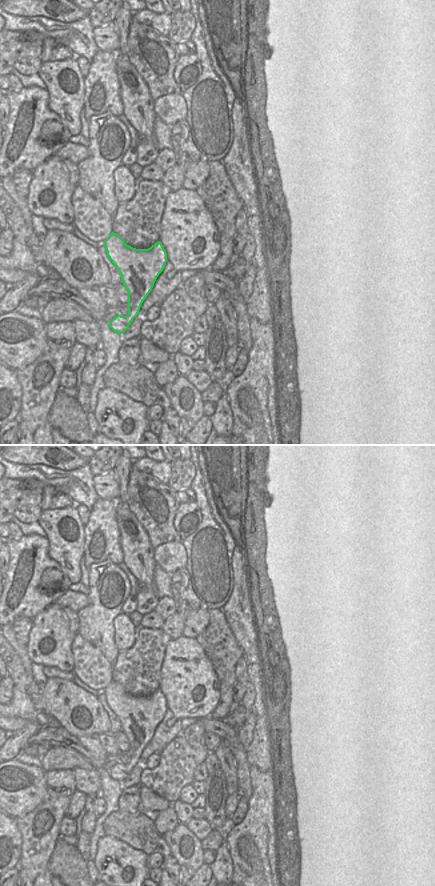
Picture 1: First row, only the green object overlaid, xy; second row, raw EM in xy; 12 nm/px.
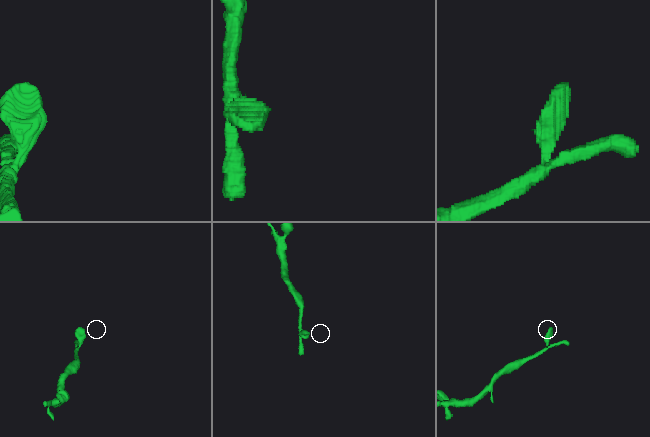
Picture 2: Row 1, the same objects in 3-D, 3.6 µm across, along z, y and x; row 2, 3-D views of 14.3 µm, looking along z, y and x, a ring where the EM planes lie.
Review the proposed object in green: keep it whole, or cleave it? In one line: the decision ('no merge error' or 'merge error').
merge error

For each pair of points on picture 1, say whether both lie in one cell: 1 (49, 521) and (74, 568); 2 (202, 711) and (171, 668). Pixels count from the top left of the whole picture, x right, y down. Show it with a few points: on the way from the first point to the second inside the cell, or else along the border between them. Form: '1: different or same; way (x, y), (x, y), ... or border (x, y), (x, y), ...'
1: same; way (59, 533), (66, 541), (68, 556)
2: same; way (194, 702), (191, 689), (181, 679)

